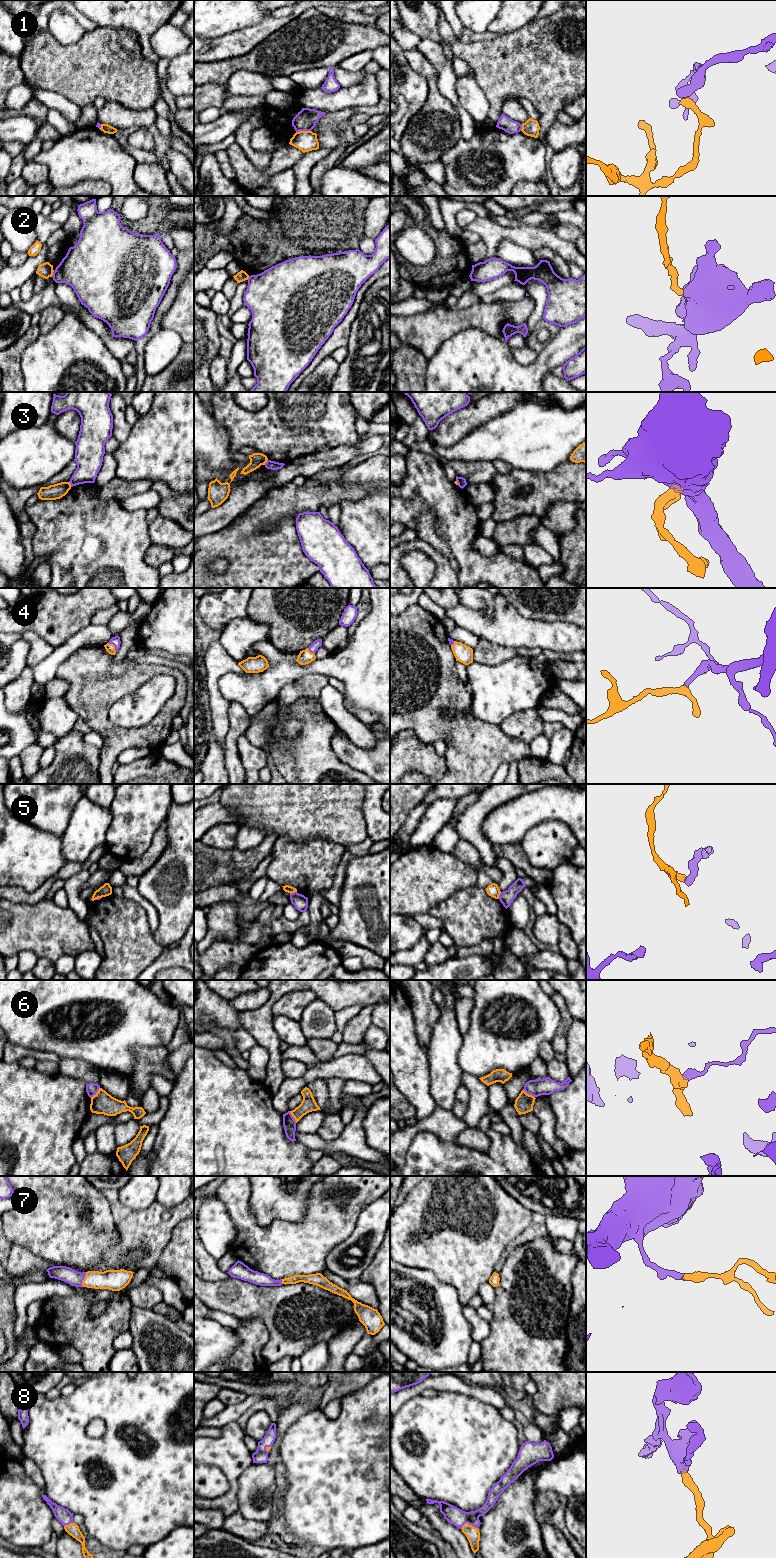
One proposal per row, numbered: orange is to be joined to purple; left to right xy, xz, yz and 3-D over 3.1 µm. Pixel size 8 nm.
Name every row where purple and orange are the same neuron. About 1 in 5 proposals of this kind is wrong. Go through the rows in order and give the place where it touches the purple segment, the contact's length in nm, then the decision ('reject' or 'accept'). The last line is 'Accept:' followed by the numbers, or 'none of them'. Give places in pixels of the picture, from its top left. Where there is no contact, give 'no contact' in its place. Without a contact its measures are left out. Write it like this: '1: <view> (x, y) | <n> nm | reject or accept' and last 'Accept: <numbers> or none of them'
1: xz (303, 130) | 120 nm | reject
2: xy (53, 274) | 50 nm | reject
3: xy (70, 483) | 50 nm | reject
4: xy (114, 645) | 100 nm | accept
5: xz (294, 892) | 60 nm | reject
6: xy (95, 1093) | 120 nm | reject
7: xy (83, 1279) | 120 nm | accept
8: yz (469, 1524) | 140 nm | accept
Accept: 4, 7, 8

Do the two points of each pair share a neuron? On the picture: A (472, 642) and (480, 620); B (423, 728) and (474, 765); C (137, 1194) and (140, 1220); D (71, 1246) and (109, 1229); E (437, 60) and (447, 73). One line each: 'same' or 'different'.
A: different
B: same
C: different
D: same
E: different

